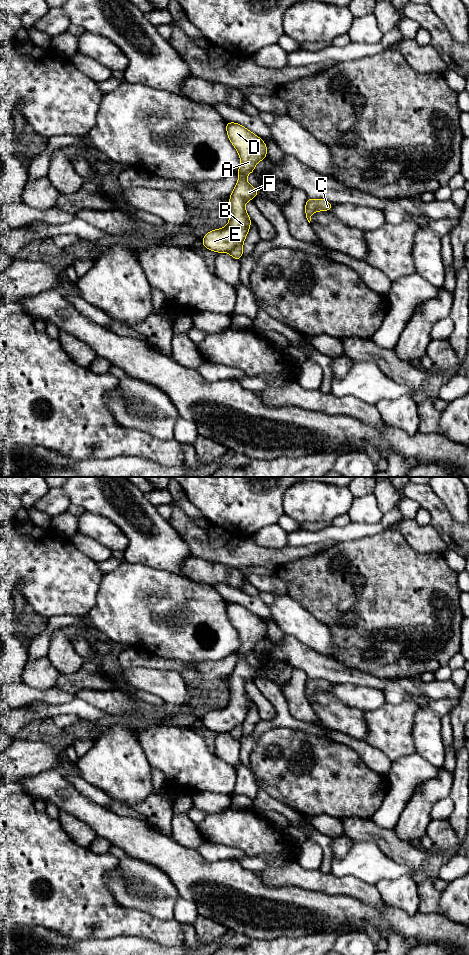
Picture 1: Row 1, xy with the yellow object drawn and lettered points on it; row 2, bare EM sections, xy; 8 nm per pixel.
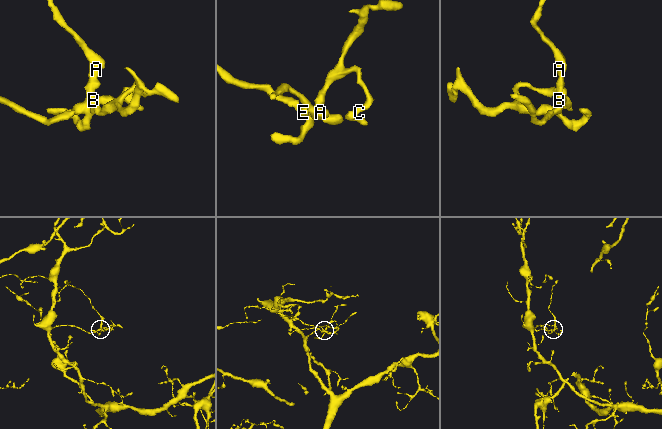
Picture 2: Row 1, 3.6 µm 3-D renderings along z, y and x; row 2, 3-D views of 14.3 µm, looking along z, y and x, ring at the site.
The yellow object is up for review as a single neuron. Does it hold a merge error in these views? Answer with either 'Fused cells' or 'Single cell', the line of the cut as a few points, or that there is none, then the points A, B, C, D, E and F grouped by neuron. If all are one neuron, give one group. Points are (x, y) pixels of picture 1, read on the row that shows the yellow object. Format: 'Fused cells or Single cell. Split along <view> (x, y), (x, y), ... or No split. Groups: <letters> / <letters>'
Fused cells. Split along xy (241, 244), (238, 244), (229, 252). Groups: A B D E F / C

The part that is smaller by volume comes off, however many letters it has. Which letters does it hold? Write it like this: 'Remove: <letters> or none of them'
Remove: C

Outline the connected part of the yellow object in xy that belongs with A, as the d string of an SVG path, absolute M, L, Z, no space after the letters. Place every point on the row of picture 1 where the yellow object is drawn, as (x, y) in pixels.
M226 122L229 140L239 153L241 167L236 172L239 180L230 194L228 225L222 229L209 231L202 239L202 244L209 250L223 253L230 252L242 245L251 225L245 210L245 202L254 199L258 190L249 185L245 177L255 171L255 164L266 159L267 146L264 141L240 124Z

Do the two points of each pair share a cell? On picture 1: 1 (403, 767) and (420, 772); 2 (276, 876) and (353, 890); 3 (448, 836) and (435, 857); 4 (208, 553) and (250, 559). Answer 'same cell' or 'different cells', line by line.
1: same cell
2: same cell
3: different cells
4: same cell

